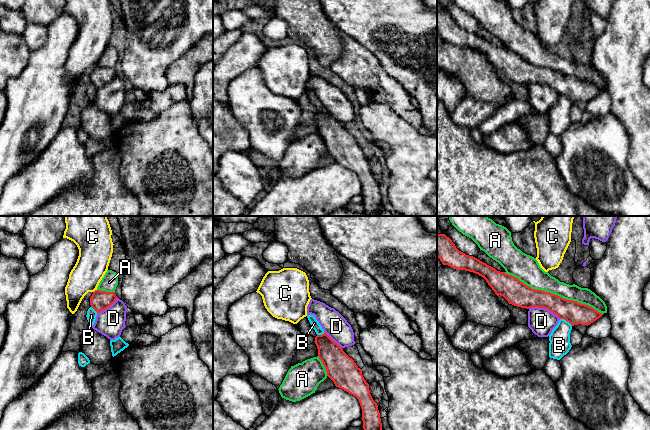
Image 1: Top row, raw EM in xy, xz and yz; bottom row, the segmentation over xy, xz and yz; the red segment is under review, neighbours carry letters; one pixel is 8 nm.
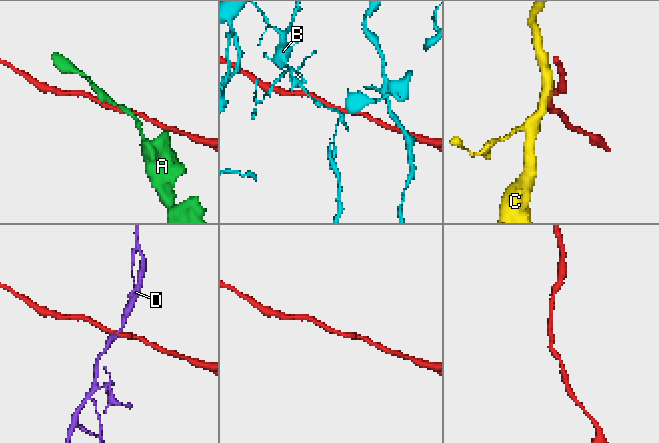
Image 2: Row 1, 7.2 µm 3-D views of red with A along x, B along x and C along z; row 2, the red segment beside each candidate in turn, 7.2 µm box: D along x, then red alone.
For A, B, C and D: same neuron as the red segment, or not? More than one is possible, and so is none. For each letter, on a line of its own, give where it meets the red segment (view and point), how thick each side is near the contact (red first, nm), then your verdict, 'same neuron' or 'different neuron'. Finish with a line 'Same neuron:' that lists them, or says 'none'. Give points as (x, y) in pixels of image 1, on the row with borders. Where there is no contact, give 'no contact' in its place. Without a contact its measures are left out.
A: contact yz (553, 294); calibres 180 and 190 nm; different neuron
B: contact yz (566, 320); calibres 180 and 170 nm; different neuron
C: contact xy (94, 291); calibres 160 and 260 nm; different neuron
D: contact yz (545, 308); calibres 190 and 220 nm; same neuron
Same neuron: D

